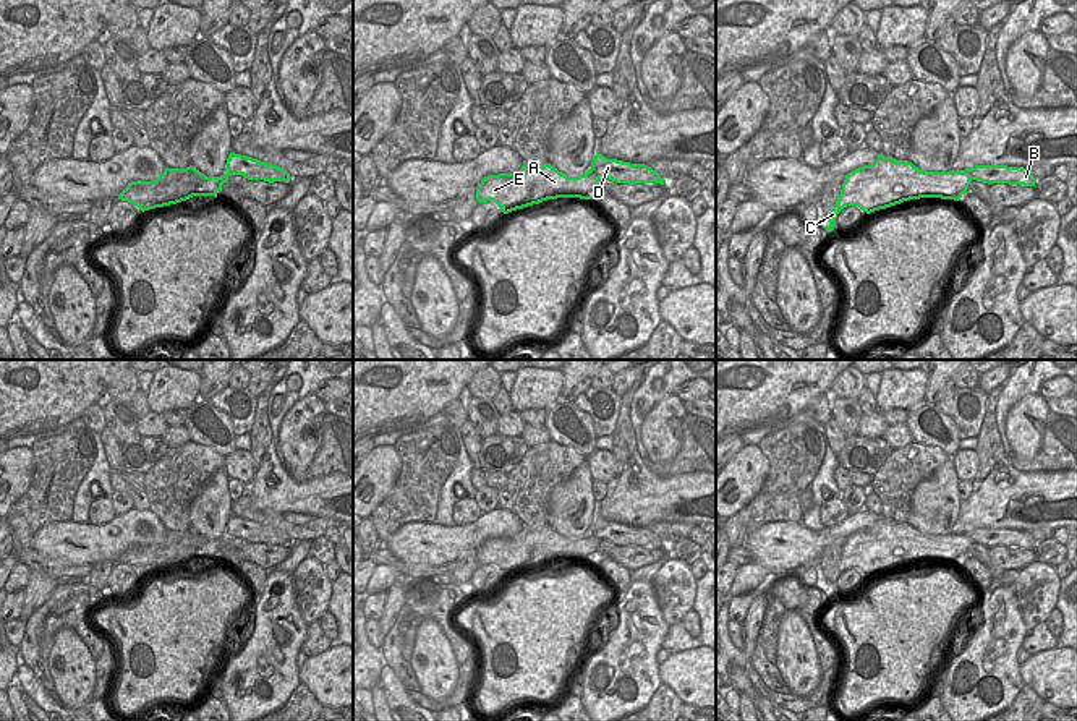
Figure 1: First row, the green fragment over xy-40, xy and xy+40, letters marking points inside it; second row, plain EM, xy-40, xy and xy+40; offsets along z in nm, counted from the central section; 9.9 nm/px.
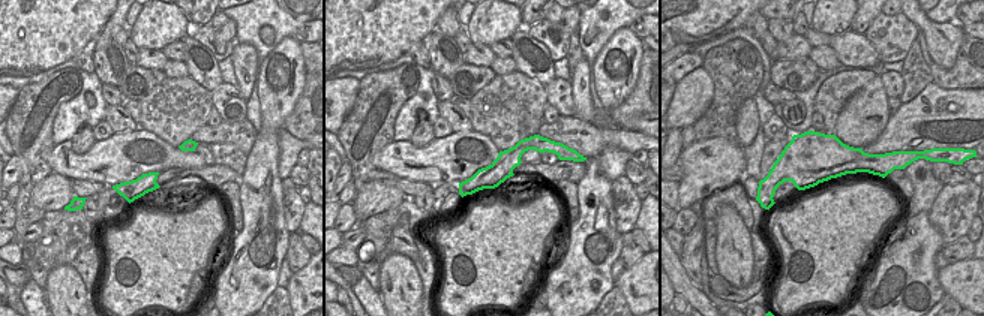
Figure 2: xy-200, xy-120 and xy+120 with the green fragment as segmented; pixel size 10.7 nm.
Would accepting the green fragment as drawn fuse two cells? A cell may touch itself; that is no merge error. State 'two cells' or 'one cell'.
two cells

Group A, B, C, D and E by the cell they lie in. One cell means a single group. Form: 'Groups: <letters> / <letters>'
Groups: A C E / B D.

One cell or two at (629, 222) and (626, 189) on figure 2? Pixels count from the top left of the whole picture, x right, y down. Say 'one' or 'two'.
one

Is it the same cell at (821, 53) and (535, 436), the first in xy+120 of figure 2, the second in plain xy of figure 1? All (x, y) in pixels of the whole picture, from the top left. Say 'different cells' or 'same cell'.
same cell

